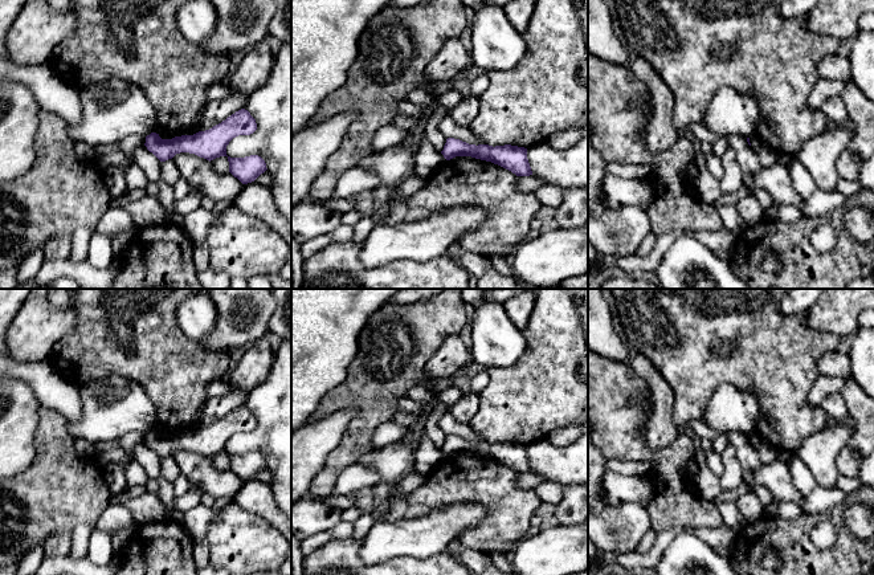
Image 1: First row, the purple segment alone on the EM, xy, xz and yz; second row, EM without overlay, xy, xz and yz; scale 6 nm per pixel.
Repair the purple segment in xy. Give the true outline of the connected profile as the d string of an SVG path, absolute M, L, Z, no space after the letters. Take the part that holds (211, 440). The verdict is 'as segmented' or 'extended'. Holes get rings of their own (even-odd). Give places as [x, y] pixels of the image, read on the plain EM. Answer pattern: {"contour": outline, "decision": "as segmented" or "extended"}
{"contour": "M245 405L228 413L209 427L193 432L181 432L172 436L162 436L159 431L151 429L146 433L144 443L160 458L172 456L176 450L189 449L207 457L226 452L226 443L238 432L250 432L257 427L256 416Z", "decision": "as segmented"}

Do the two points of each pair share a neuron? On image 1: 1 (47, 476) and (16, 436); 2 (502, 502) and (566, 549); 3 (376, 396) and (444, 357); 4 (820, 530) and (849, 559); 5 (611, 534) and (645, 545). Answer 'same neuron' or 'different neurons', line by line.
1: different neurons
2: different neurons
3: different neurons
4: different neurons
5: different neurons

